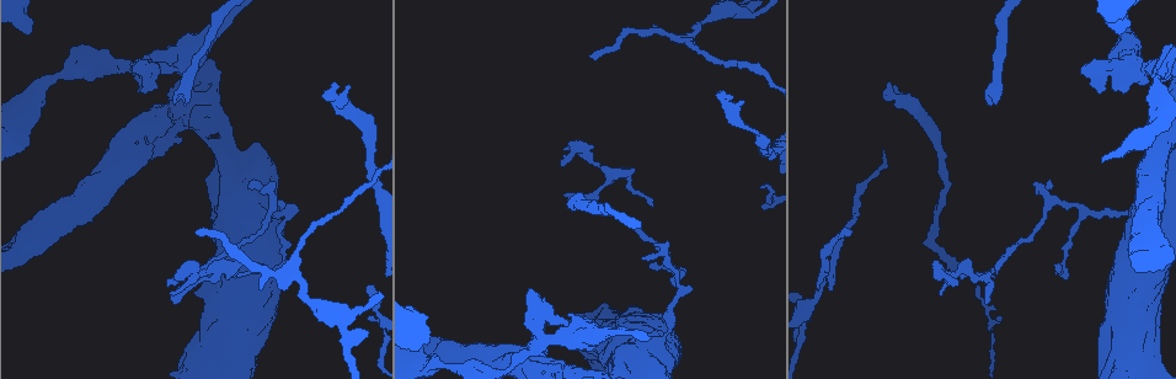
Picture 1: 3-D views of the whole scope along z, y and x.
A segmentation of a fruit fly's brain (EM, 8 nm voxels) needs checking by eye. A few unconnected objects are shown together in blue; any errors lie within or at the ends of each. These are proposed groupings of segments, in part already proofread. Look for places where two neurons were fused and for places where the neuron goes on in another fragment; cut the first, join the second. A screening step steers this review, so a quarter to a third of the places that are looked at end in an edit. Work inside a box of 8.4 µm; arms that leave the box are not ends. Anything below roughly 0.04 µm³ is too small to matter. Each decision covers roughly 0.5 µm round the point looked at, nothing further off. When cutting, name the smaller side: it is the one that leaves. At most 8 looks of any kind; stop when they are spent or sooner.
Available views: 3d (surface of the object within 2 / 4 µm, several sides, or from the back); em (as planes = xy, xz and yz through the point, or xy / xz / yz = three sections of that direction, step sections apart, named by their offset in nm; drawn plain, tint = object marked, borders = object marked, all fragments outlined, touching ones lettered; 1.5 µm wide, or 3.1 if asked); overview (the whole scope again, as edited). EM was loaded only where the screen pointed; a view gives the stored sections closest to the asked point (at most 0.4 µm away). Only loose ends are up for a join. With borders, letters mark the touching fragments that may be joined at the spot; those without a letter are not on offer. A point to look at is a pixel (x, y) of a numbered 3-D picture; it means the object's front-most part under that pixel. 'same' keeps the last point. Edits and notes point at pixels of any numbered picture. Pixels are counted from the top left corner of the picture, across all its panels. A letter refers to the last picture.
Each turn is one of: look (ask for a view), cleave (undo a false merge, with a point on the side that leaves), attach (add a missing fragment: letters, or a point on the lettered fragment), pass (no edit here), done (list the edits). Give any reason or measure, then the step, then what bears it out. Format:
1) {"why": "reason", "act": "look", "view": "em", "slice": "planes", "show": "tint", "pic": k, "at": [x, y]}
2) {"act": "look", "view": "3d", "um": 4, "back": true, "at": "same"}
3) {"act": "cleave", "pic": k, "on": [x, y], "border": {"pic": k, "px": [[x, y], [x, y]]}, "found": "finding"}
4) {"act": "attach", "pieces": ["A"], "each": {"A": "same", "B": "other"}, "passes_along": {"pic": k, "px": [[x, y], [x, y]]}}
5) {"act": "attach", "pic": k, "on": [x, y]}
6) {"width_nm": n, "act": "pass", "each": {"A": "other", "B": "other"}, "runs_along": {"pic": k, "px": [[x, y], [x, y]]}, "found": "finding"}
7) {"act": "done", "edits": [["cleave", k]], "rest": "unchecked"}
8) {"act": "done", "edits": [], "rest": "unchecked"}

{"why": "thick turns thin", "act": "look", "view": "em", "um": 3.1, "slice": "planes", "show": "tint", "pic": 1, "at": [546, 342]}

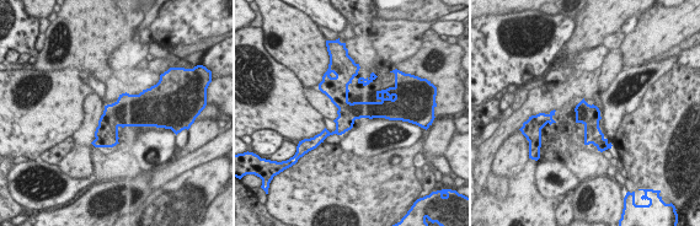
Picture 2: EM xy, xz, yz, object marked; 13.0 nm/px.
{"act": "look", "view": "em", "um": 3.1, "slice": "planes", "show": "borders", "at": "same"}

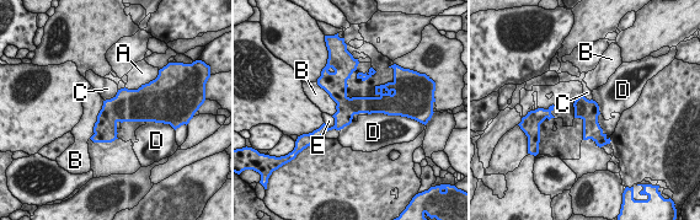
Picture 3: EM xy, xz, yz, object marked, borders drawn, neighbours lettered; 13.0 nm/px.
{"width_nm": 280, "act": "pass", "each": {"A": "other", "B": "other", "C": "other", "D": "other", "E": "other"}, "found": "continuous, no second neuron"}

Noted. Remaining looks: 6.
{"why": "sharp bend", "act": "look", "view": "em", "slice": "yz", "step": 4, "show": "tint", "pic": 1, "at": [668, 258]}

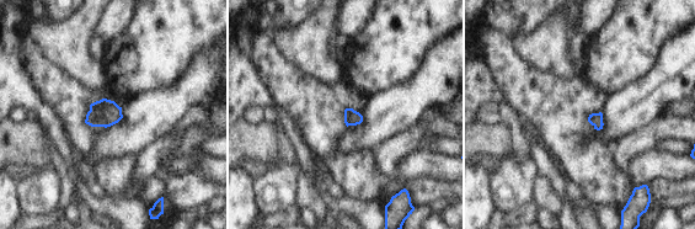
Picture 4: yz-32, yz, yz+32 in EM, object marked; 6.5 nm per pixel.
{"act": "look", "view": "em", "slice": "planes", "show": "borders", "at": "same"}

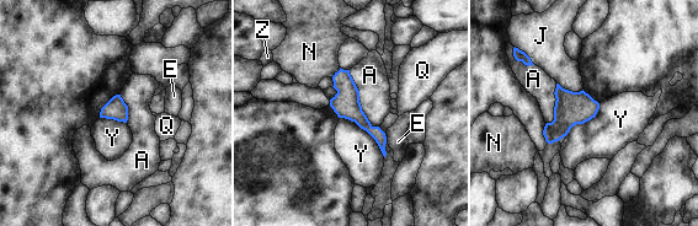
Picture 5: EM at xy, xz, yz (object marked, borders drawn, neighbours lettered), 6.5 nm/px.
{"width_nm": 140, "act": "pass", "each": {"A": "other", "E": "other", "J": "other", "N": "other", "Q": "other", "Y": "other", "Z": "other"}, "runs_along": {"pic": 5, "px": [[341, 73], [347, 106], [382, 145]]}, "found": "one neuron here"}

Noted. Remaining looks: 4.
{"why": "tapers out", "act": "look", "view": "em", "slice": "xz", "step": 8, "show": "tint", "pic": 1, "at": [592, 55]}

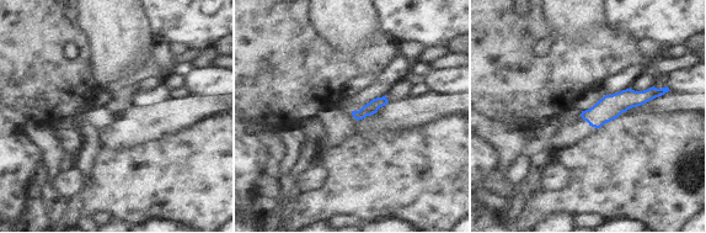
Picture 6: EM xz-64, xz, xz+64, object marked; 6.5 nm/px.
{"why": "another direction", "act": "look", "view": "em", "slice": "planes", "show": "borders", "at": "same"}

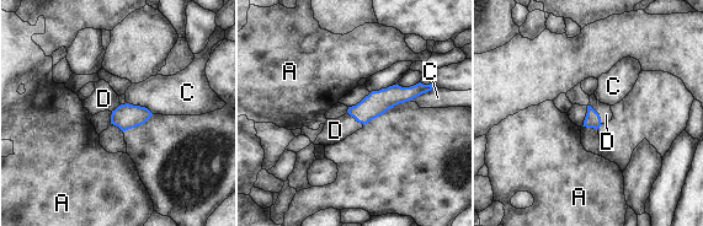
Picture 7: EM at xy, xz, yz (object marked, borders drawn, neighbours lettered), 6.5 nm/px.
{"width_nm": 100, "act": "attach", "pic": 7, "on": [605, 112], "each": {"A": "other", "C": "other", "D": "same"}, "passes_along": {"pic": 7, "px": [[592, 119], [598, 114], [605, 112]]}, "found": "it goes on there"}

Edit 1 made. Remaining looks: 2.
{"act": "done", "edits": [["attach", 7]], "rest": "unchecked"}

